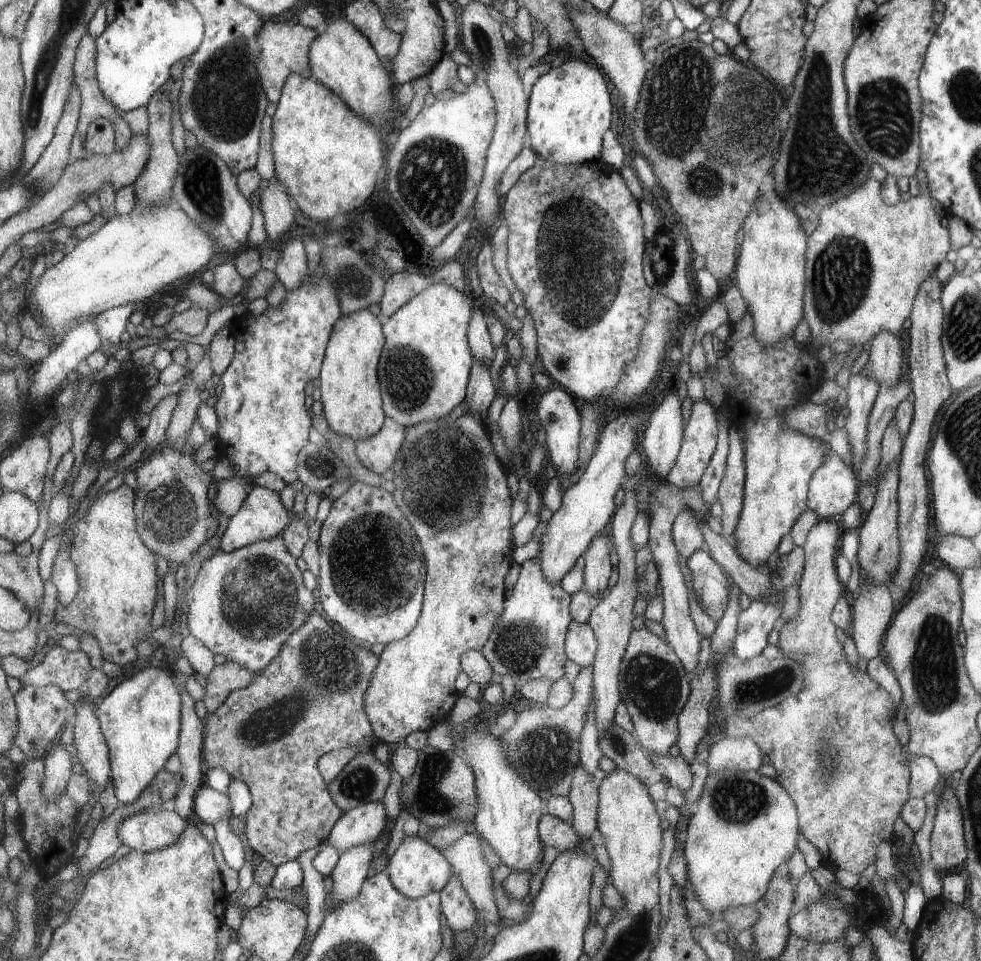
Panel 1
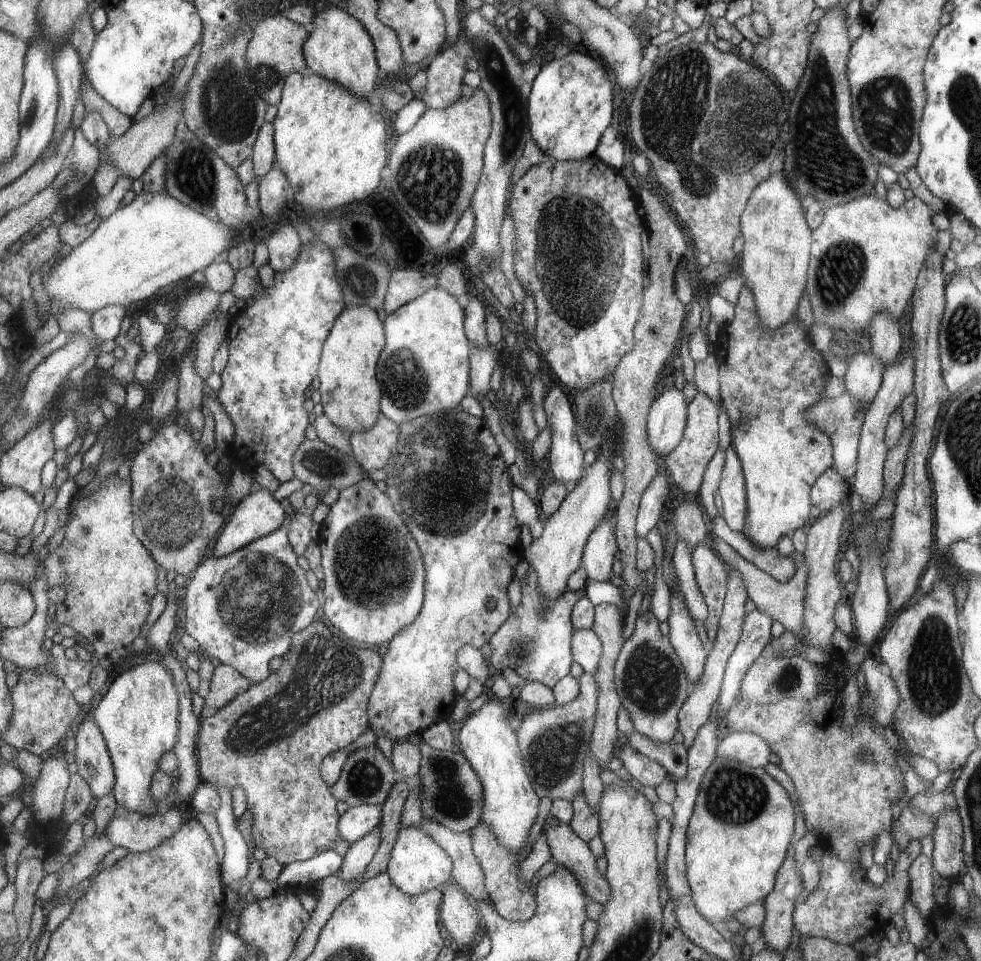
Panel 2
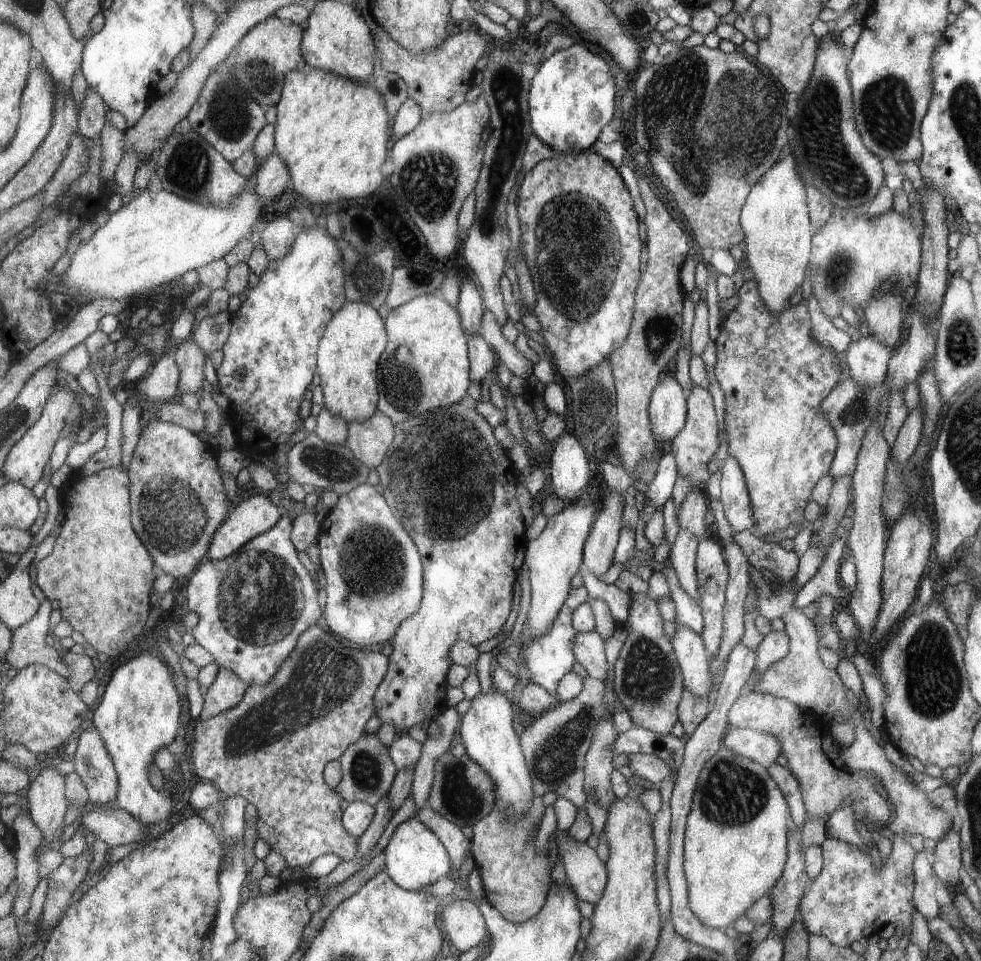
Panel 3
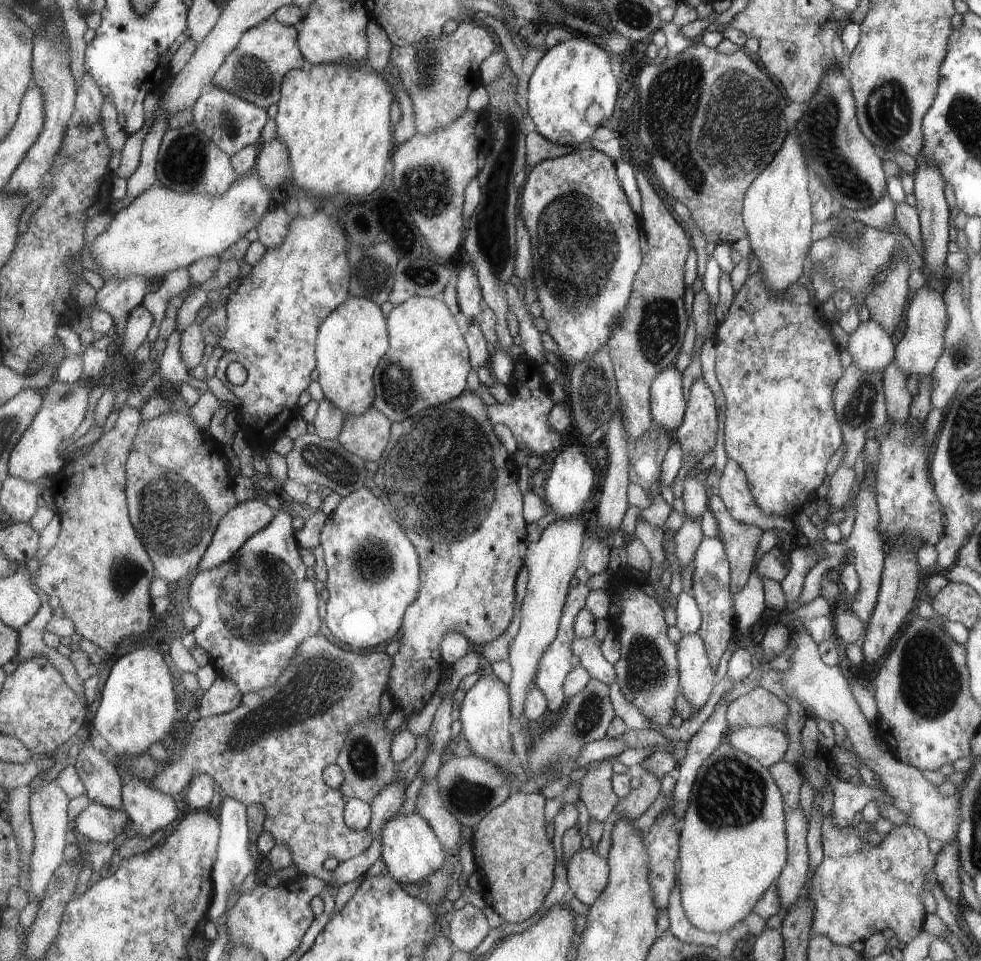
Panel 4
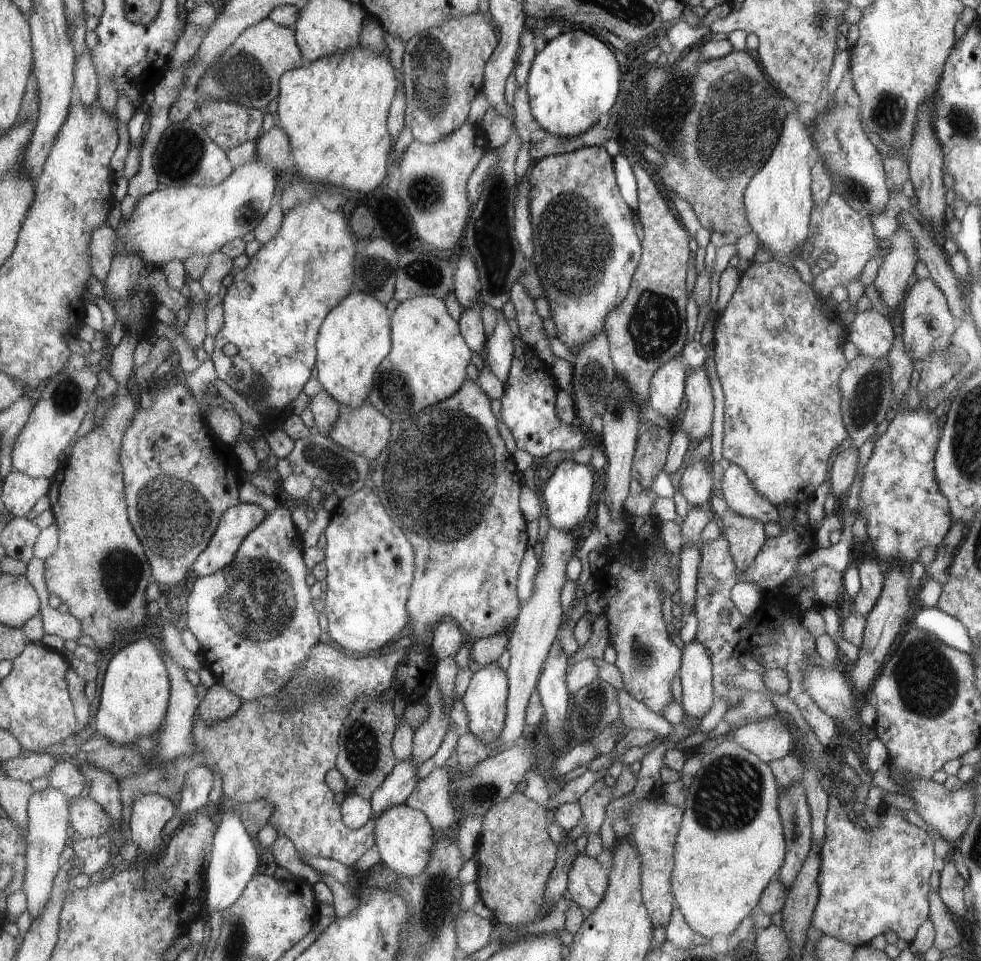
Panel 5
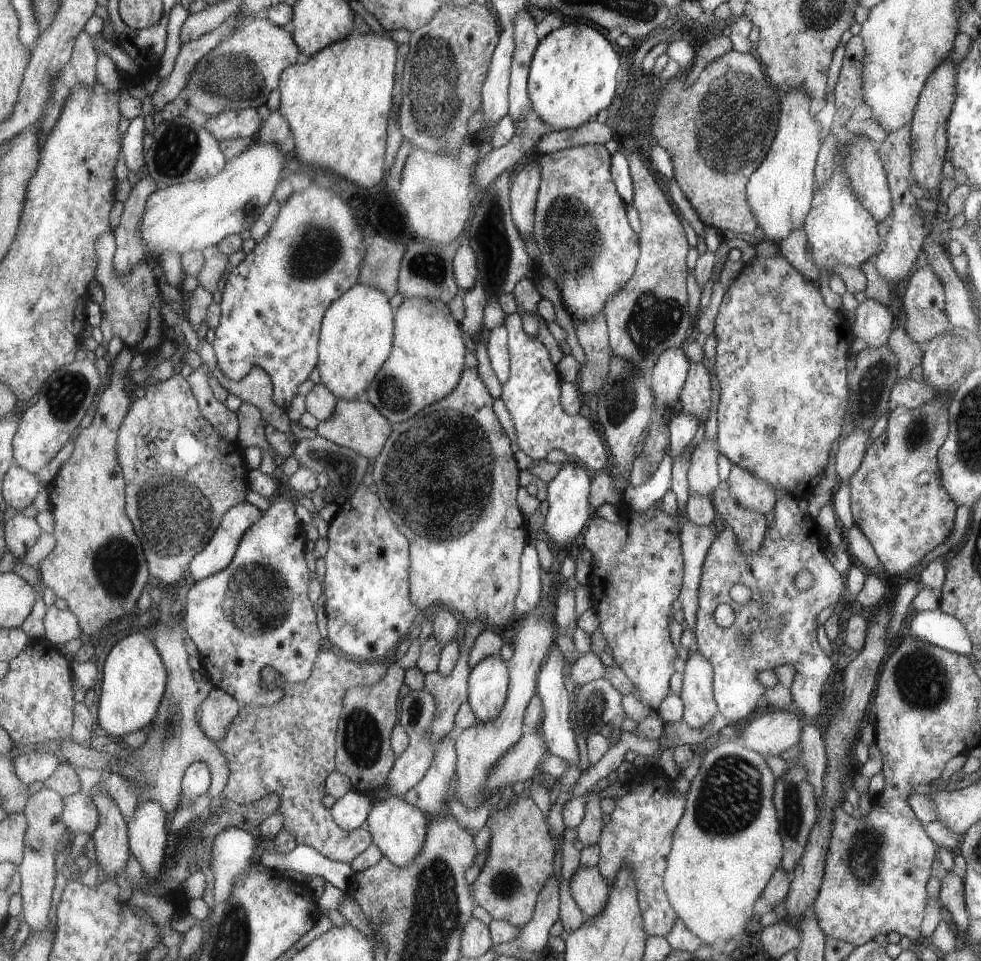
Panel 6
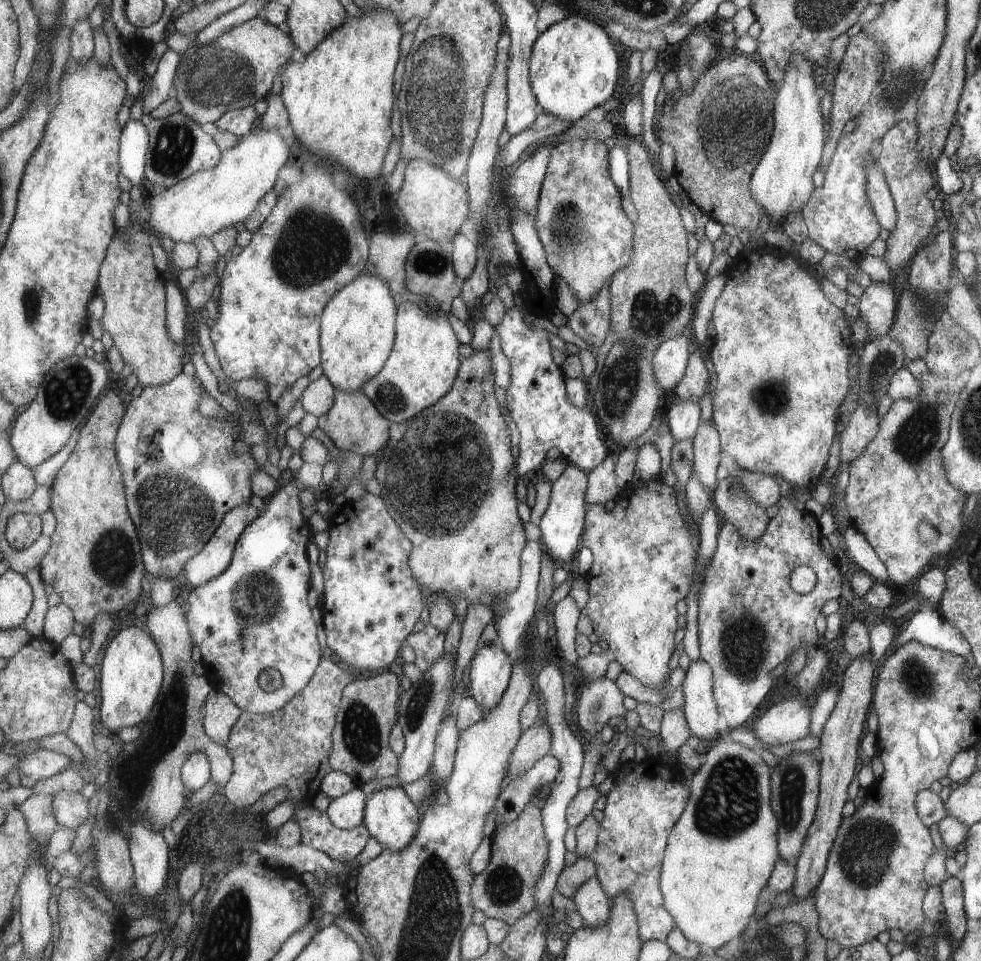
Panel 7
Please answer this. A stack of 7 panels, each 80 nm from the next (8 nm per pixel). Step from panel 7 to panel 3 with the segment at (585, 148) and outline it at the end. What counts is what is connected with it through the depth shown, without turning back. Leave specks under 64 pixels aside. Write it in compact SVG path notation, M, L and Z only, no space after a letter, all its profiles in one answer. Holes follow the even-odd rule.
M585 150L580 154L565 152L559 157L543 160L529 173L524 174L519 183L520 189L517 201L522 223L523 254L527 256L527 262L529 262L529 268L531 268L531 277L538 296L533 314L540 322L541 333L546 339L546 346L552 351L557 369L563 378L573 379L587 374L587 370L597 366L599 362L603 362L613 350L617 350L623 344L623 340L627 337L627 330L630 330L634 311L634 291L638 287L639 274L641 274L639 272L639 268L641 268L641 260L639 260L641 242L639 242L639 230L637 230L638 216L635 216L635 212L633 212L632 199L629 198L629 191L625 186L626 184L623 183L621 176L613 168L613 164L607 162L605 158L601 158L599 154L595 154L593 150Z

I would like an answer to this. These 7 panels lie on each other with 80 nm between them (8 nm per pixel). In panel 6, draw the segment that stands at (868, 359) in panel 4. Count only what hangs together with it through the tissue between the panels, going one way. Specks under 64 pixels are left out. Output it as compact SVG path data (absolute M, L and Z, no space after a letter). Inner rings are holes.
M868 297L859 303L854 310L855 320L853 320L851 326L855 339L859 338L867 346L873 346L873 348L883 346L885 342L889 342L894 329L891 328L893 318L887 309L887 305Z

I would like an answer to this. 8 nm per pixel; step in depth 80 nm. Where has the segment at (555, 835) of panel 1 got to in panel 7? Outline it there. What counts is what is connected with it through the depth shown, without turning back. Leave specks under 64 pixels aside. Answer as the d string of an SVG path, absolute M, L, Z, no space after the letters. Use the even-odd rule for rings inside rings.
M595 877L589 878L577 890L573 901L576 904L576 910L585 920L585 927L599 928L599 926L603 926L607 922L611 901L607 900L605 892L603 892Z

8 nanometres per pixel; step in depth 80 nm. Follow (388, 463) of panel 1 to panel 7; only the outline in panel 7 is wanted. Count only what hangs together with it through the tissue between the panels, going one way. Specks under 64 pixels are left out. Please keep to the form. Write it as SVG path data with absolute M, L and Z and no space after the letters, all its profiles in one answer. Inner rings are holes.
M335 388L335 404L327 414L319 417L319 422L320 429L341 451L369 456L377 454L379 450L385 450L390 441L392 423L381 415L375 404L361 389L345 392L341 388Z

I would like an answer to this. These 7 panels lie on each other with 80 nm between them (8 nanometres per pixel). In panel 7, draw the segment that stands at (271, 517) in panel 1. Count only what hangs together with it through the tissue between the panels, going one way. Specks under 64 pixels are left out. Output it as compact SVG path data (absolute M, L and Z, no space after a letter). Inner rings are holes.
M251 504L237 506L234 510L231 510L231 513L227 514L227 517L215 532L214 538L211 538L211 541L201 550L200 554L191 558L190 562L187 562L183 571L184 581L182 585L191 588L203 586L203 584L207 584L207 582L224 574L234 561L239 540L246 533L246 529L259 517L259 514L260 511L255 506L251 506Z

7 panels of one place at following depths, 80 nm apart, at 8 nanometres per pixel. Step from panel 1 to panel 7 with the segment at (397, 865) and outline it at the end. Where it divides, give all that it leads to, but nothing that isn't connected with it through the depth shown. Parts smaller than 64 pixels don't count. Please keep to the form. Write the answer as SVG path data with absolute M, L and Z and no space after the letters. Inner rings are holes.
M402 787L383 788L379 792L373 792L370 796L365 810L364 825L366 828L383 849L389 848L391 852L407 850L409 844L413 842L413 838L417 836L423 818L411 796Z

